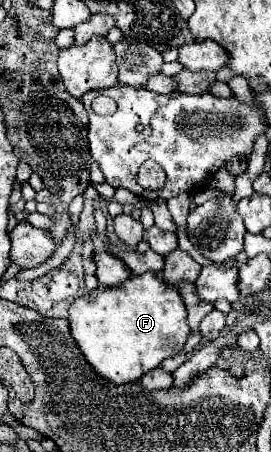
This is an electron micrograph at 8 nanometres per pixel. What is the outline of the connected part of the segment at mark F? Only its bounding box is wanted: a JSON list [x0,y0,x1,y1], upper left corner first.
[68,272,188,384]

